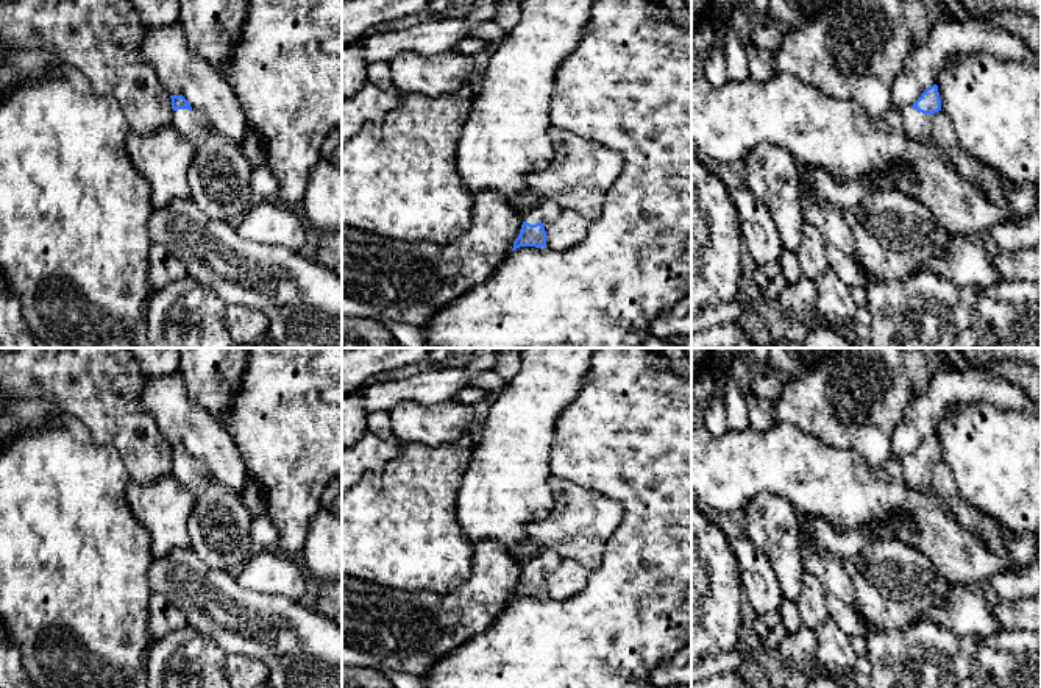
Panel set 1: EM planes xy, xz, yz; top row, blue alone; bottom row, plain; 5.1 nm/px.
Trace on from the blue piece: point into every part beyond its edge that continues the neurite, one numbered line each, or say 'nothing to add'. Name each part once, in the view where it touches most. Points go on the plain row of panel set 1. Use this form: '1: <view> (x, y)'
1: xz (547, 560)

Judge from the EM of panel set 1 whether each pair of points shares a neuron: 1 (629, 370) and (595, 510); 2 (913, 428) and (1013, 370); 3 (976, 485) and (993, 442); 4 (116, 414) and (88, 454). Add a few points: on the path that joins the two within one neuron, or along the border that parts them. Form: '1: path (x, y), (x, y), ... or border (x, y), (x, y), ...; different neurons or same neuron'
1: border (565, 479), (615, 500), (621, 507), (620, 523); different neurons
2: border (963, 370), (985, 370), (1009, 379), (1024, 395); different neurons
3: path (987, 475), (993, 468), (993, 453); same neuron
4: border (69, 417), (125, 464); different neurons

